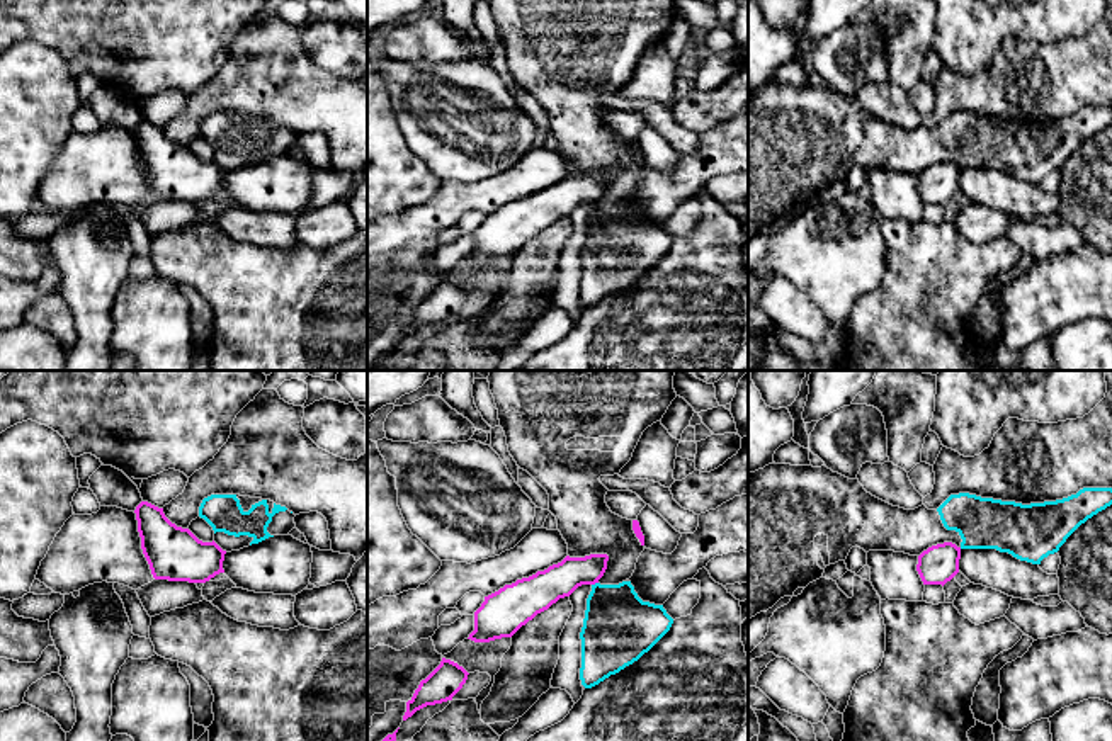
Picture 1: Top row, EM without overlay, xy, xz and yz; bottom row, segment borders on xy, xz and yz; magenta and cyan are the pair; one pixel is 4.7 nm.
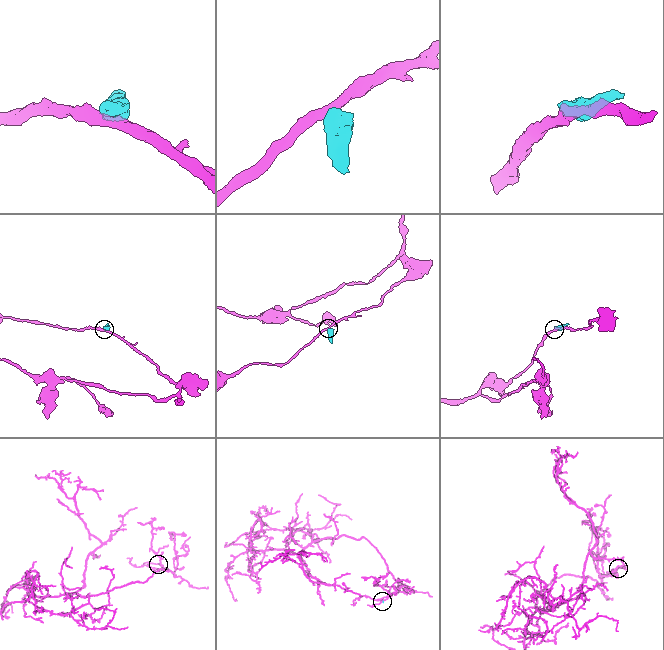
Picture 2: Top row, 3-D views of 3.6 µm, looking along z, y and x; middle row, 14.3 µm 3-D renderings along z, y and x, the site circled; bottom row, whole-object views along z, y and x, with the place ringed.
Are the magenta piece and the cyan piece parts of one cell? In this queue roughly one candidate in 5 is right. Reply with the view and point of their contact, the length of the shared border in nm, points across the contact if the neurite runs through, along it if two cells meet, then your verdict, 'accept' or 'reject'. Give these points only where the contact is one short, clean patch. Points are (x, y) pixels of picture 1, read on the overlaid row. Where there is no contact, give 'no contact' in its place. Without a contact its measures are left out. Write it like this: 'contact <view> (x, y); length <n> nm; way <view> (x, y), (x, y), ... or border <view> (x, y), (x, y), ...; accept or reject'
contact xz (594, 583); length 40 nm; border xz (597, 582), (592, 585); reject

